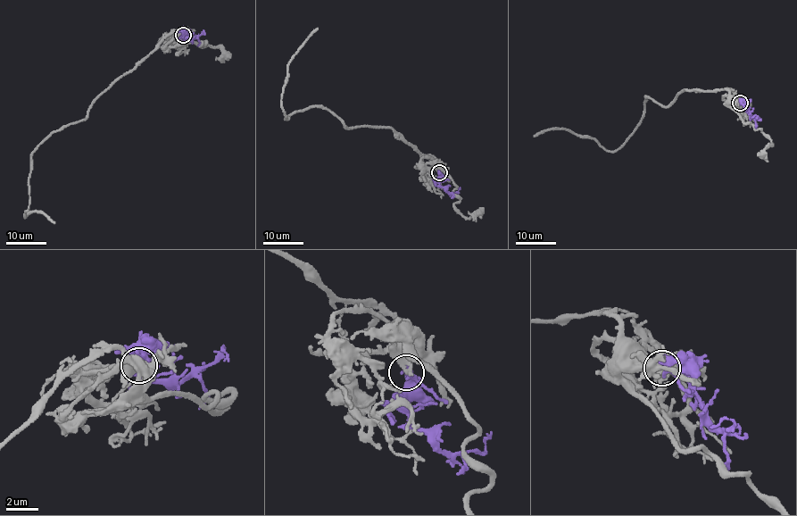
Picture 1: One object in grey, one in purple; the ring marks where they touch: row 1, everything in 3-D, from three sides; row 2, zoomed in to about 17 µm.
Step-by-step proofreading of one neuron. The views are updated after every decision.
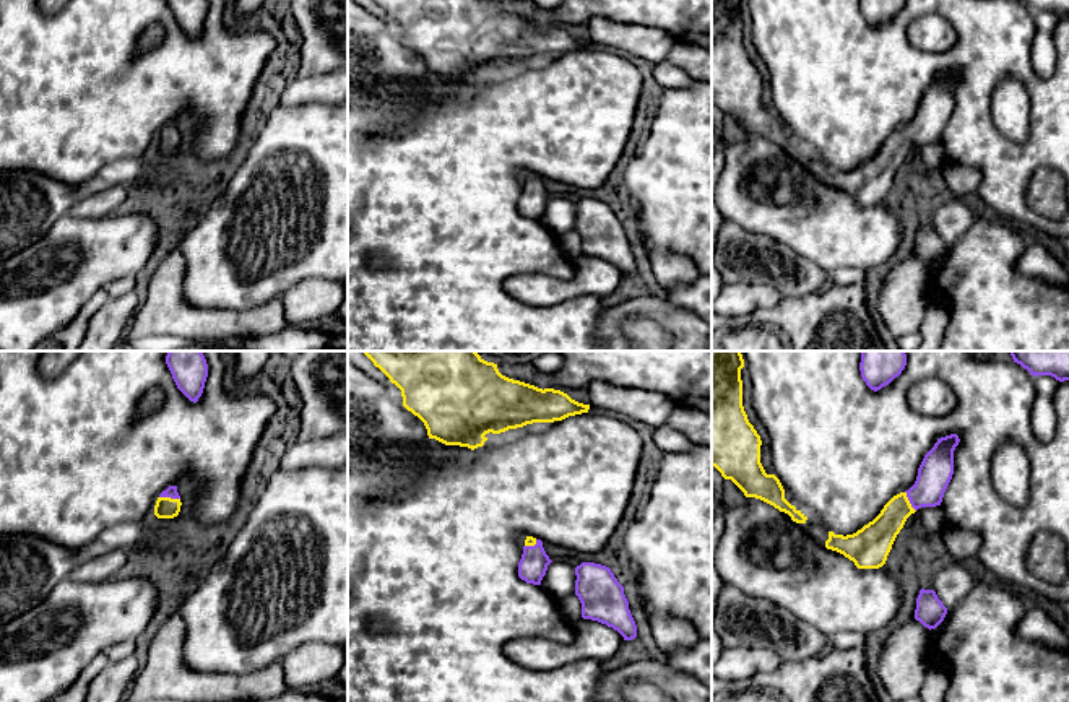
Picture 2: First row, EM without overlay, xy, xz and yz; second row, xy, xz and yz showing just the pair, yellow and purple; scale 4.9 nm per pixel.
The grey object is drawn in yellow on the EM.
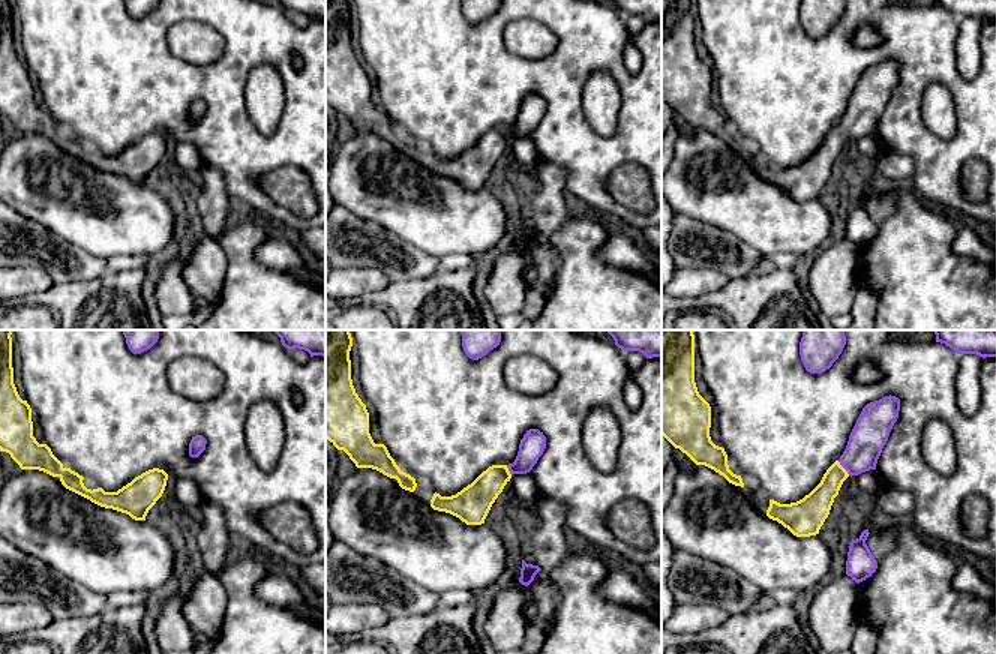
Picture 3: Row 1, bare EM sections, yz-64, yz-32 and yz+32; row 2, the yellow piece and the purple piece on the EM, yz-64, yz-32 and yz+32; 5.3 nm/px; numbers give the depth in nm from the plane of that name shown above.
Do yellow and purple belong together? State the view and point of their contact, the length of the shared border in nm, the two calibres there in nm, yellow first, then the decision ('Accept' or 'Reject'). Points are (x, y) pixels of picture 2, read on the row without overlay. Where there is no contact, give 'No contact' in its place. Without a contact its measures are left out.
Touches yellow at xy (169, 134). Shared border 110 nm. Thickness 110 nm (yellow) against 60 nm. Accept

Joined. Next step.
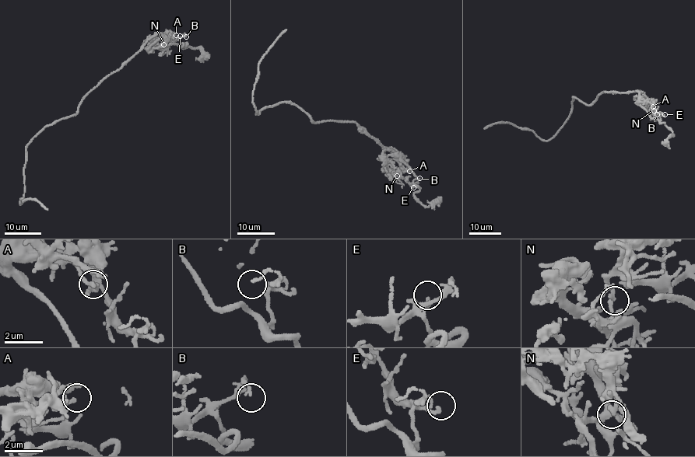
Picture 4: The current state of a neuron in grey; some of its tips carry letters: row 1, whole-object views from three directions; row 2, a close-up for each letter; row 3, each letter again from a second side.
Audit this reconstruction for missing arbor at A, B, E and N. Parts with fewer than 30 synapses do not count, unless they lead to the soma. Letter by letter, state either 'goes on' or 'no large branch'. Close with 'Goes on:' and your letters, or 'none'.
A: no large branch
B: no large branch
E: no large branch
N: no large branch
Goes on: none

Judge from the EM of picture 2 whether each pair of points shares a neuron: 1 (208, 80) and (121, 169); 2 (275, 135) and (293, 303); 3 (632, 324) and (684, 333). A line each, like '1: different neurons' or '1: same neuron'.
1: different neurons
2: different neurons
3: different neurons

